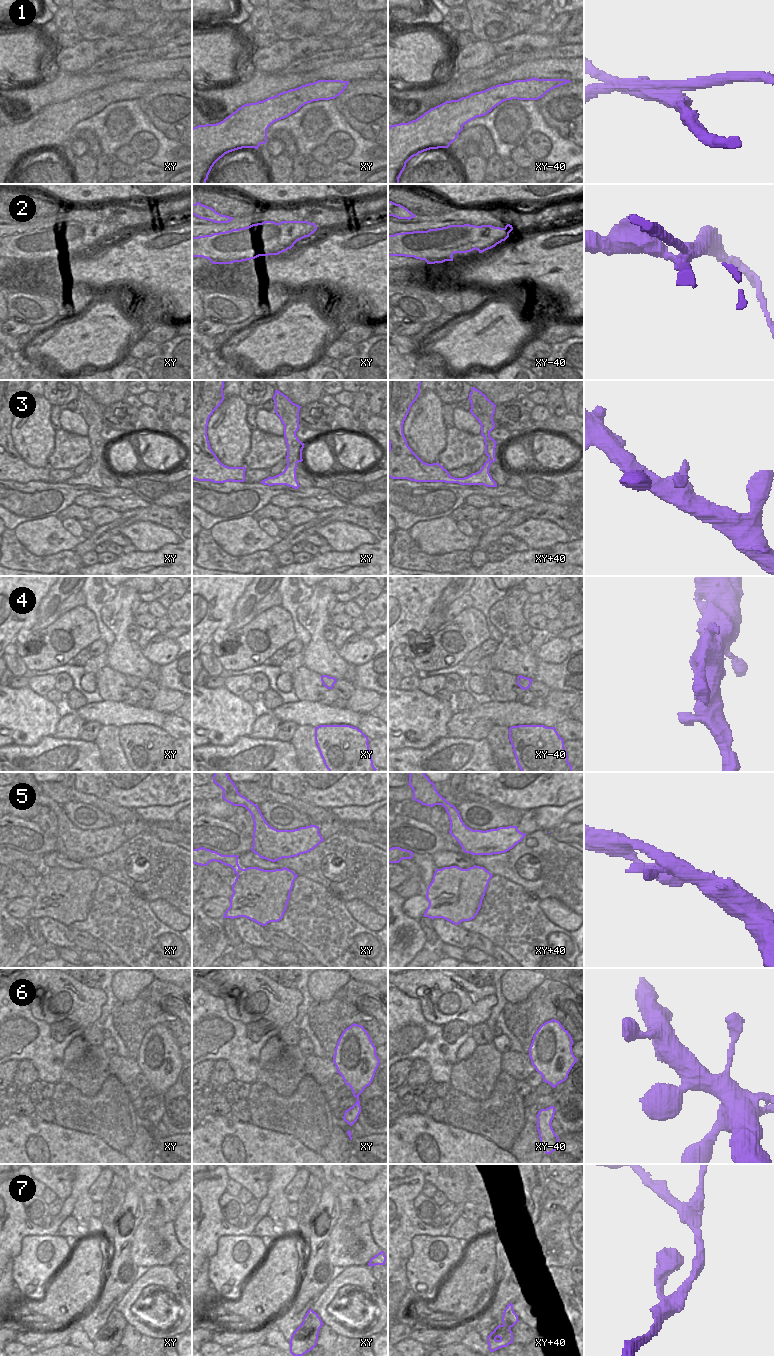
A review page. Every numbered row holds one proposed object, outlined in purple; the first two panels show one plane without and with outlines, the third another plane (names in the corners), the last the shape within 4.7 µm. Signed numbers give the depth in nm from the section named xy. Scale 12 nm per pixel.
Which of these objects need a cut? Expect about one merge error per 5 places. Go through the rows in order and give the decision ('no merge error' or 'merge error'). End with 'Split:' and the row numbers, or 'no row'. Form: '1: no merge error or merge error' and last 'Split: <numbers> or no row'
1: merge error
2: merge error
3: no merge error
4: no merge error
5: no merge error
6: no merge error
7: merge error
Split: 1, 2, 7

